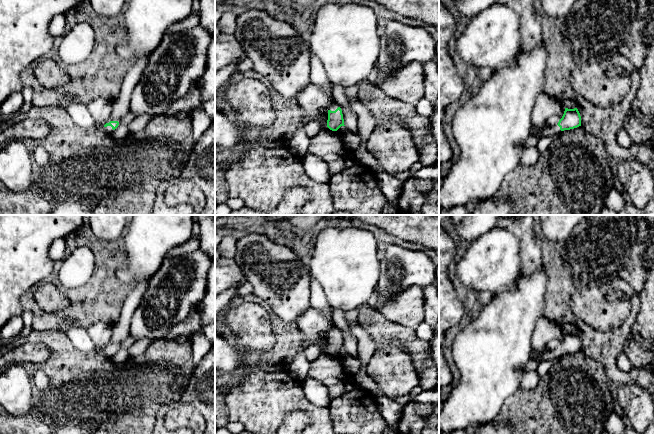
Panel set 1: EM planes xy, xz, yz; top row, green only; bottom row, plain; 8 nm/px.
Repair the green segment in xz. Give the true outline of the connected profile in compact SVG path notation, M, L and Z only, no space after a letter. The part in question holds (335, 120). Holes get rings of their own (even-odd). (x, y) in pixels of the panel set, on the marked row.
M312 53L310 54L310 66L309 77L311 83L320 87L323 93L329 98L330 107L328 109L327 127L332 131L337 131L341 126L345 125L342 110L332 99L333 85L329 81L321 61Z

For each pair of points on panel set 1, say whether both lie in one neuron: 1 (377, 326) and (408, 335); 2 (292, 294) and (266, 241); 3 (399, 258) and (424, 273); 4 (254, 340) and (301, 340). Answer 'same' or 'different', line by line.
1: same
2: same
3: same
4: different

